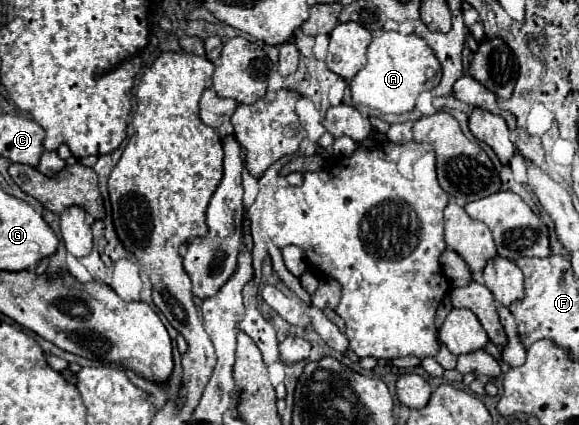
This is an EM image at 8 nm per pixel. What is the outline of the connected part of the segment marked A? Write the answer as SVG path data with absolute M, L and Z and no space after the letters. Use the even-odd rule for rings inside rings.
M385 31L373 37L367 49L365 67L349 81L351 99L355 105L377 109L379 113L407 113L415 107L421 91L437 87L441 81L441 65L431 47L417 35L401 35Z

